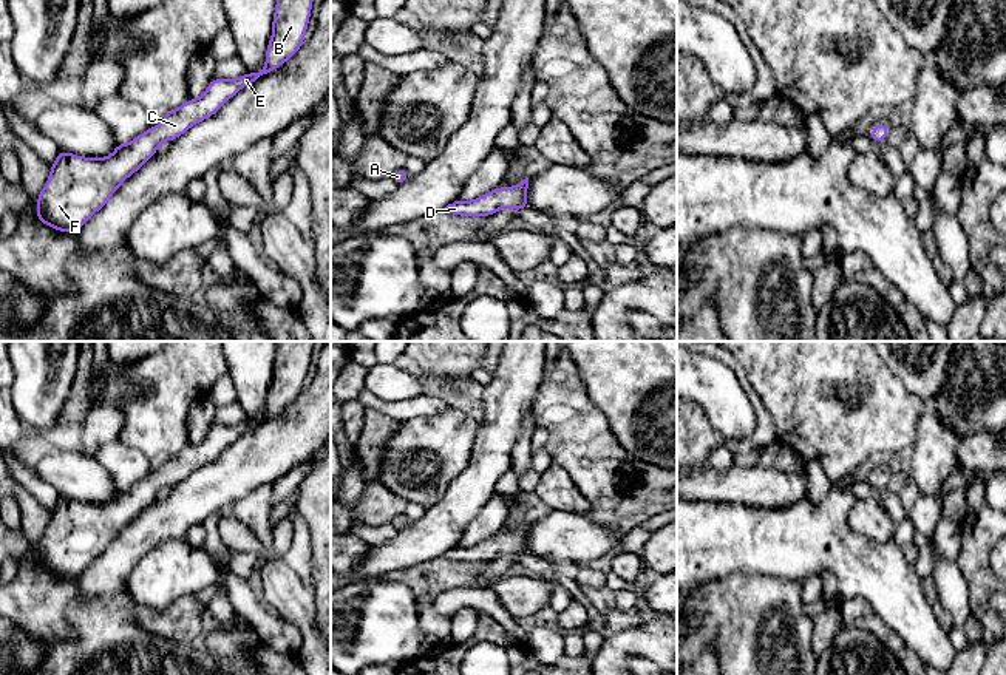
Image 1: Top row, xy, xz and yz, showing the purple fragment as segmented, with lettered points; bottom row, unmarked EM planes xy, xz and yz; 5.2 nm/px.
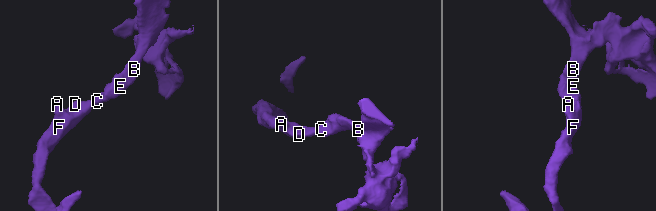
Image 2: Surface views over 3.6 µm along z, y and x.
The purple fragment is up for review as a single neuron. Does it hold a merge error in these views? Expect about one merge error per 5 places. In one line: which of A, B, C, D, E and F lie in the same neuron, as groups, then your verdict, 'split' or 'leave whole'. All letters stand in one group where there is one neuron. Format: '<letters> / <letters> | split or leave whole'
A B C D E F | leave whole

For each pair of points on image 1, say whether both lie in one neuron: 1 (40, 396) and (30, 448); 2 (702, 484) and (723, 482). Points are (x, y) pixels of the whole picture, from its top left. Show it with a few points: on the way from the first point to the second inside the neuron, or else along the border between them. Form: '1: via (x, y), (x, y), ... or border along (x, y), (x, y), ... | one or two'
1: border along (27, 427), (39, 433) | two
2: via (706, 484), (719, 484) | one

